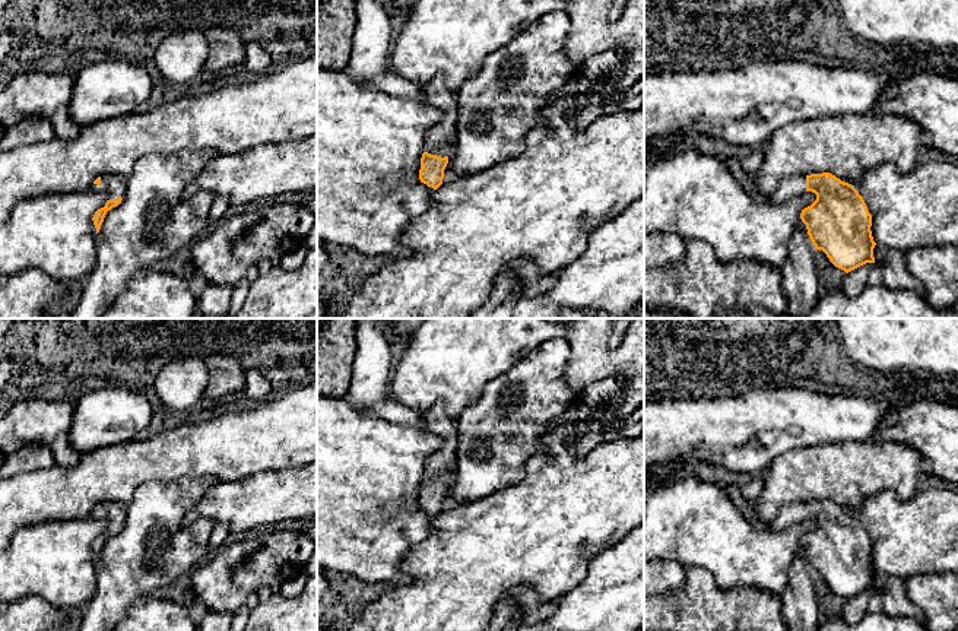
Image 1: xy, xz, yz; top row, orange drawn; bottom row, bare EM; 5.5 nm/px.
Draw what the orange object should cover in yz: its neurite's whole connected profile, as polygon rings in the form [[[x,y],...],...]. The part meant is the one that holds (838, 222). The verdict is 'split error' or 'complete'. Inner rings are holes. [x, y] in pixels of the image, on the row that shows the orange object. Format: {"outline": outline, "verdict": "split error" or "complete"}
{"outline": [[[724,156],[723,164],[735,181],[756,202],[783,202],[793,196],[805,194],[806,191],[815,193],[816,200],[800,213],[800,219],[806,225],[808,235],[815,248],[822,250],[829,261],[846,273],[866,263],[875,263],[873,248],[876,242],[873,241],[870,231],[872,215],[854,186],[841,181],[829,172],[822,172],[806,177],[797,175],[783,178],[778,188],[771,196],[765,196],[758,188],[756,175],[748,174],[743,169],[742,159],[739,156]]], "verdict": "split error"}

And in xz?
{"outline": [[[442,74],[426,82],[424,92],[426,102],[442,111],[442,118],[428,130],[419,169],[421,183],[437,190],[457,139],[457,93],[445,85]]], "verdict": "split error"}

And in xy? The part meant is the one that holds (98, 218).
{"outline": [[[102,175],[102,177],[98,177],[91,186],[93,191],[104,193],[108,197],[105,206],[98,209],[92,218],[93,225],[96,228],[96,234],[101,229],[101,225],[104,222],[107,212],[121,203],[123,200],[121,193],[123,193],[124,184],[126,184],[126,180],[118,175]]], "verdict": "split error"}

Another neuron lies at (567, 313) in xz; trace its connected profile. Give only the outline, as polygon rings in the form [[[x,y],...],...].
[[[572,308],[562,310],[562,318],[606,318],[600,311],[580,311]]]

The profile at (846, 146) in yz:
[[[895,114],[828,115],[793,123],[777,130],[762,146],[764,161],[756,172],[756,184],[762,194],[771,196],[783,178],[797,175],[829,172],[854,186],[866,171],[884,164],[892,164],[908,174],[919,164],[921,131],[916,121]]]

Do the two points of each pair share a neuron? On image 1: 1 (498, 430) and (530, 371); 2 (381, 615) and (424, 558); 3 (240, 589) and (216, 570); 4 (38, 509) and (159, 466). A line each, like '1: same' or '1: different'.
1: same
2: same
3: same
4: same

